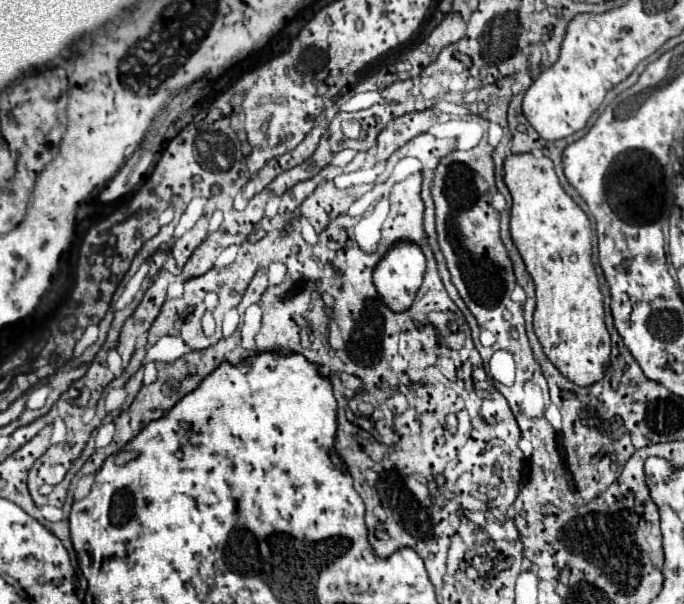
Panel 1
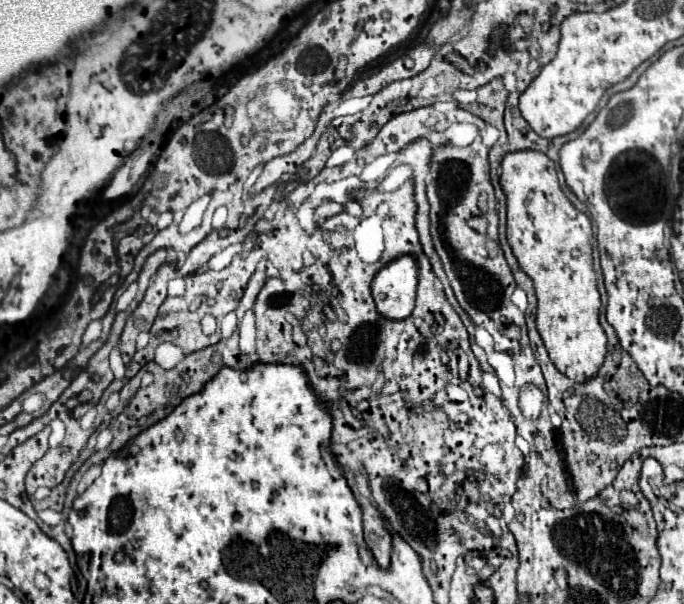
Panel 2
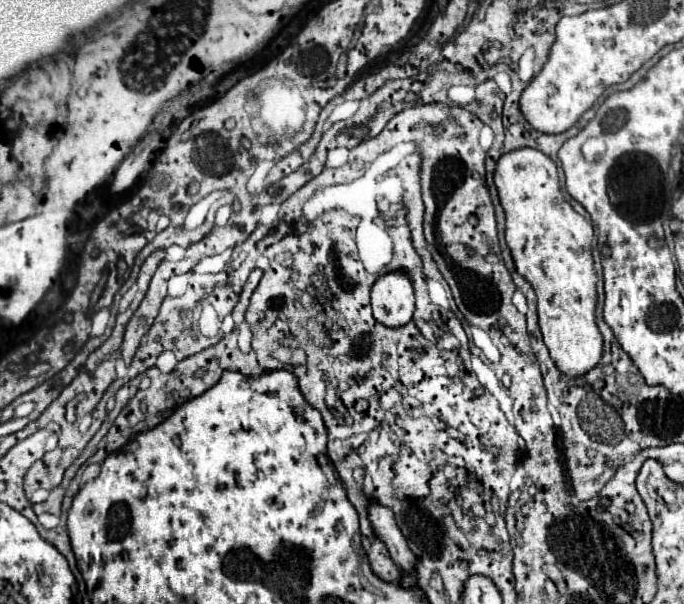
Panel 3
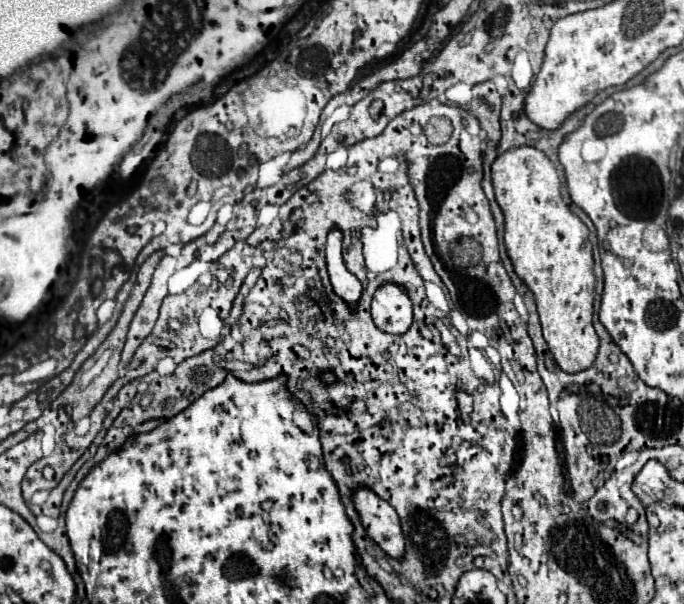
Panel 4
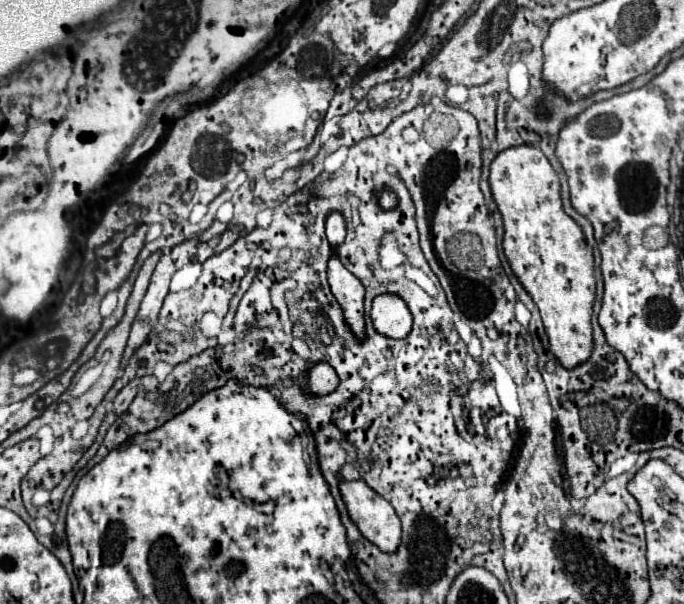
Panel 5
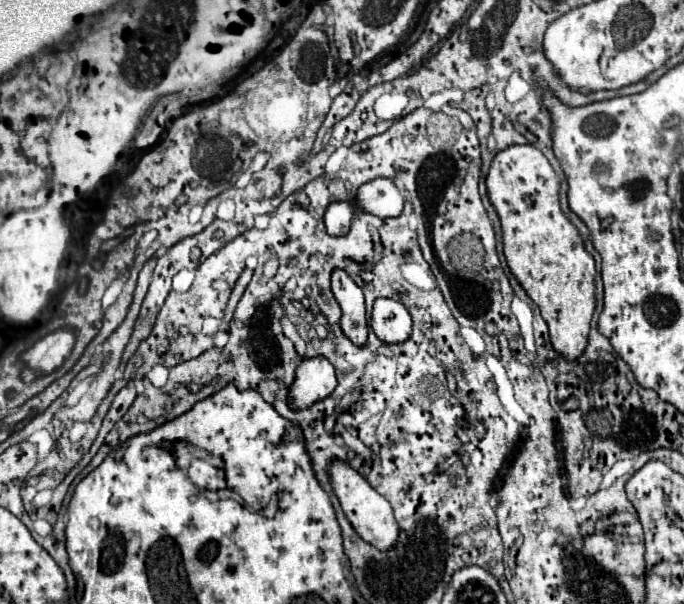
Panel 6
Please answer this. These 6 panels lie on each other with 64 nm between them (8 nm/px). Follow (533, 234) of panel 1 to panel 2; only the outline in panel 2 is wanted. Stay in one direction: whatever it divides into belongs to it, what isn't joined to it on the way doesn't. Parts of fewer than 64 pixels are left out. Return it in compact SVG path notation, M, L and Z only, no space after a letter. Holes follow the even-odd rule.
M534 150L510 152L502 160L500 184L508 198L508 242L520 268L532 278L538 308L536 308L536 328L542 336L546 352L554 366L574 382L588 382L594 378L606 358L606 334L600 326L600 294L596 288L596 272L592 268L592 224L590 218L576 210L574 204L564 196L558 184L556 166L548 156Z

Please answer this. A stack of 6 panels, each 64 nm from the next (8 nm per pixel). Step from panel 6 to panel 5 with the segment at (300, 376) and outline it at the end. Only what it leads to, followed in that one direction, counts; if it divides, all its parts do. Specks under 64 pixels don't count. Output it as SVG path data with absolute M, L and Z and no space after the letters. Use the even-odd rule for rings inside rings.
M318 362L316 366L310 368L310 372L308 372L308 384L306 384L304 390L308 394L324 396L324 394L334 392L336 386L338 386L338 376L332 370L332 366L328 366L328 362Z

